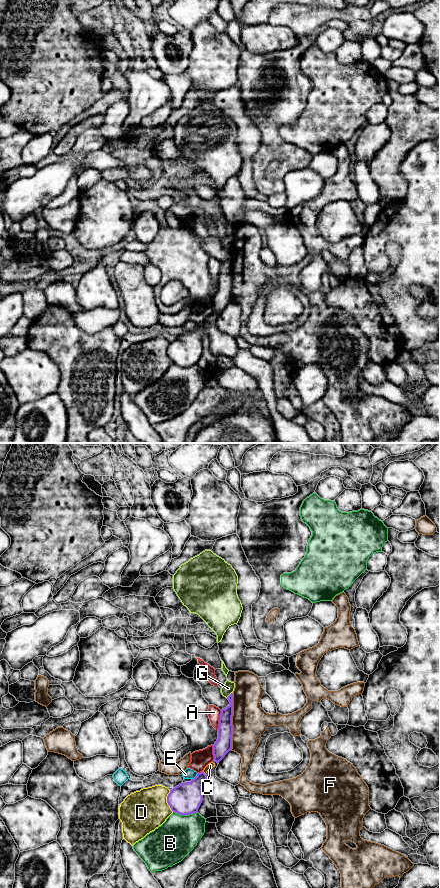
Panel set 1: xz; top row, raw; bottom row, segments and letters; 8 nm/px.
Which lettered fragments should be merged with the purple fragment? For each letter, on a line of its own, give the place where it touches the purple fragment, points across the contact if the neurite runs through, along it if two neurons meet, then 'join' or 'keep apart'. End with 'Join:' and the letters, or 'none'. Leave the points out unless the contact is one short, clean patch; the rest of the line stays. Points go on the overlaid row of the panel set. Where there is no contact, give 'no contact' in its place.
A: xz (219, 720) | keep apart
B: xz (185, 814) | keep apart
C: xz (204, 773) | across xz (186, 798), (204, 773), (210, 765) | join
D: xz (167, 801) | keep apart
E: xz (196, 776) | keep apart
F: xz (231, 721) | keep apart
G: xz (230, 694) | keep apart
Join: C

